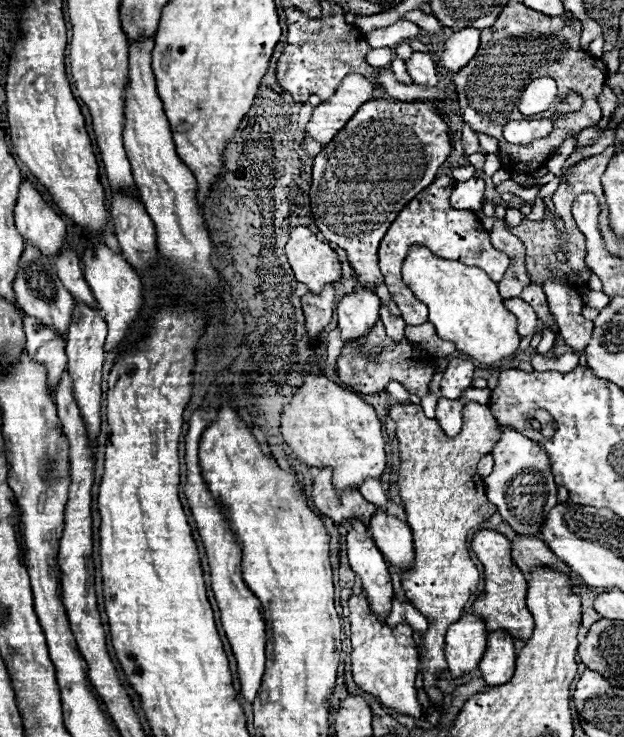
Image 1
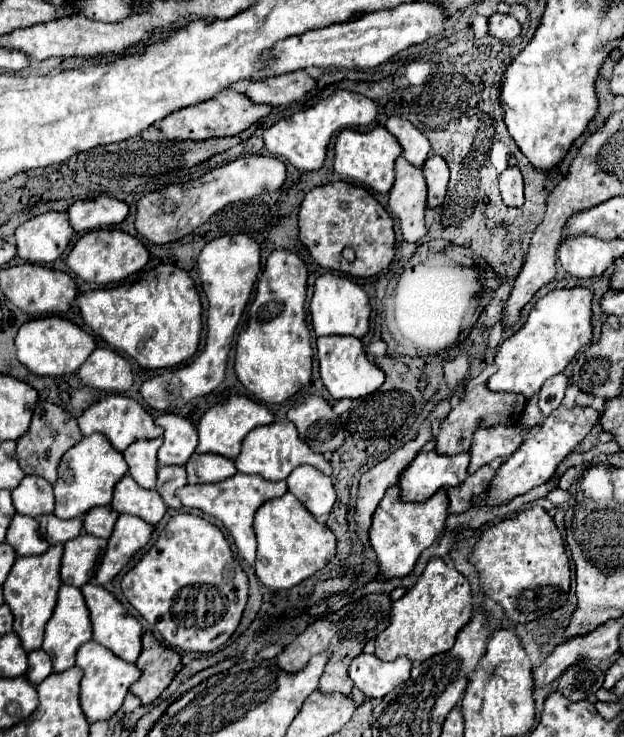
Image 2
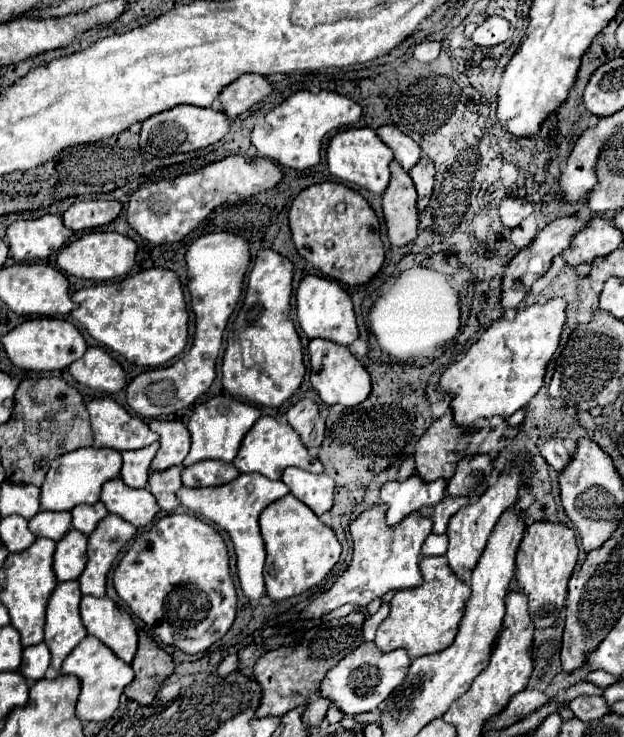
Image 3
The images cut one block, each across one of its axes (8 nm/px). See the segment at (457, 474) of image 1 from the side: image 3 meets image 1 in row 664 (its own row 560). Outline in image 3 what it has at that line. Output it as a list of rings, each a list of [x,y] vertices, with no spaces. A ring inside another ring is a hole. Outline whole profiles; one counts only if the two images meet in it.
[[[446,556],[422,558],[420,572],[424,582],[418,588],[396,592],[390,602],[392,612],[380,624],[374,640],[382,652],[404,648],[414,660],[418,656],[434,654],[448,648],[456,638],[458,624],[464,616],[464,604],[470,598],[470,586],[450,570]]]

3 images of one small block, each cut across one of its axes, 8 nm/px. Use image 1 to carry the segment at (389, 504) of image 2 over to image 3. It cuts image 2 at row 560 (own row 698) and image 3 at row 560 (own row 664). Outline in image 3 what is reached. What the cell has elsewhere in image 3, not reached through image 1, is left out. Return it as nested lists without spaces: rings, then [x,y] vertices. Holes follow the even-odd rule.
[[[378,504],[368,510],[364,510],[352,524],[350,534],[354,540],[354,554],[348,570],[334,582],[330,590],[320,594],[306,610],[304,618],[322,618],[324,614],[344,606],[344,604],[356,604],[356,606],[368,606],[374,598],[384,596],[390,590],[404,590],[414,588],[422,584],[422,574],[418,570],[420,560],[420,548],[426,540],[426,536],[432,532],[432,520],[424,518],[420,512],[412,512],[406,516],[400,524],[388,526],[384,520],[388,506]]]

